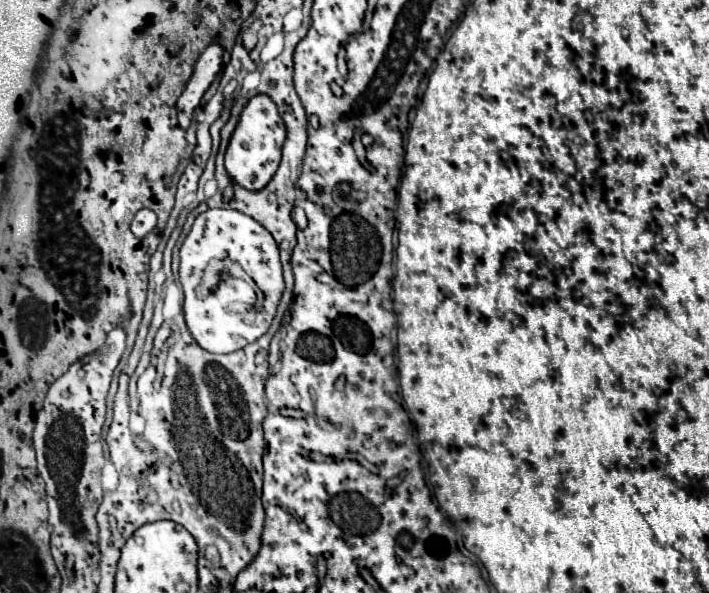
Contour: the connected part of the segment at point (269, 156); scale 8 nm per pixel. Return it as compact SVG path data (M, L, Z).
M257 94L245 104L237 128L233 130L225 150L225 170L231 182L249 192L259 192L261 188L265 188L265 184L269 184L269 180L273 178L273 162L280 163L285 141L285 126L277 112L277 104L267 98L269 96L265 94Z

